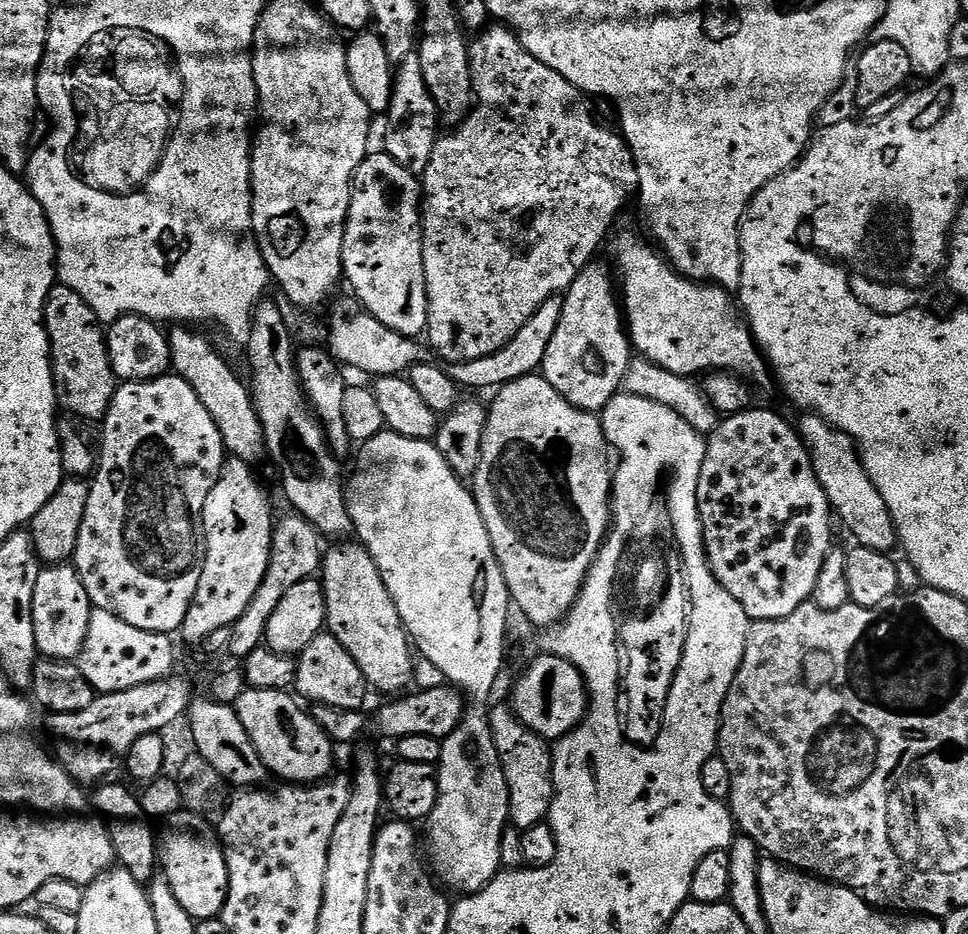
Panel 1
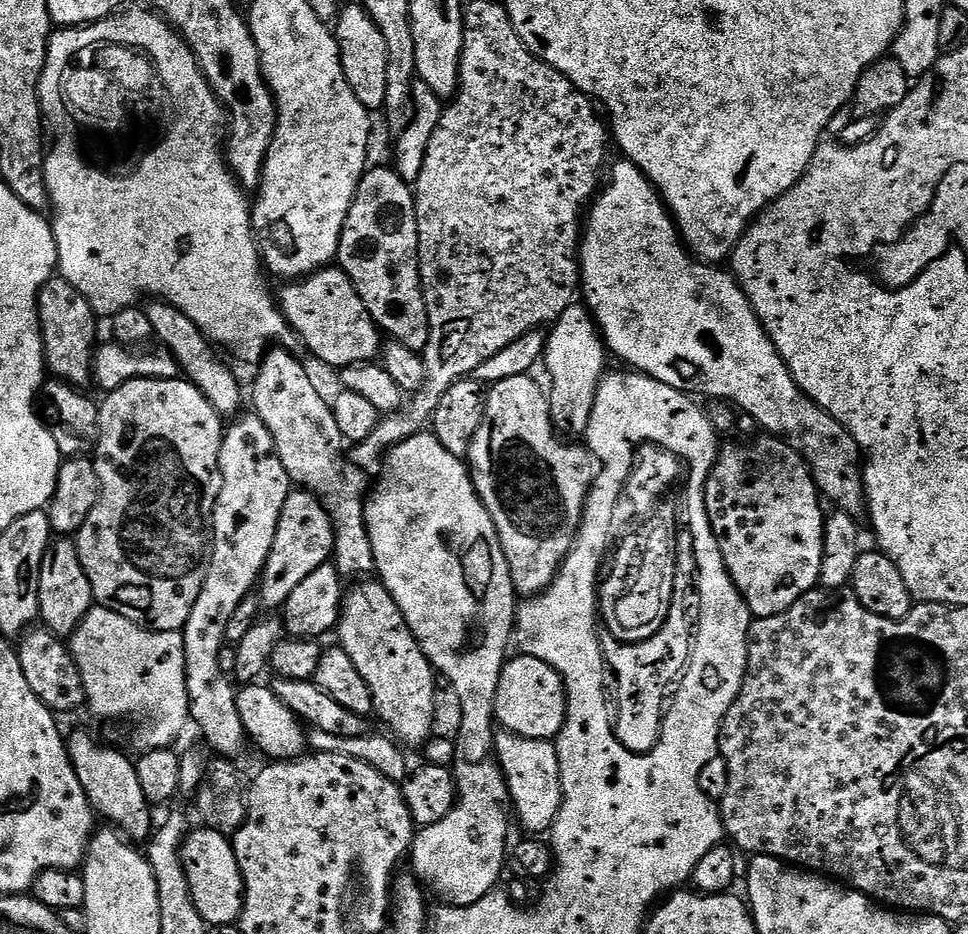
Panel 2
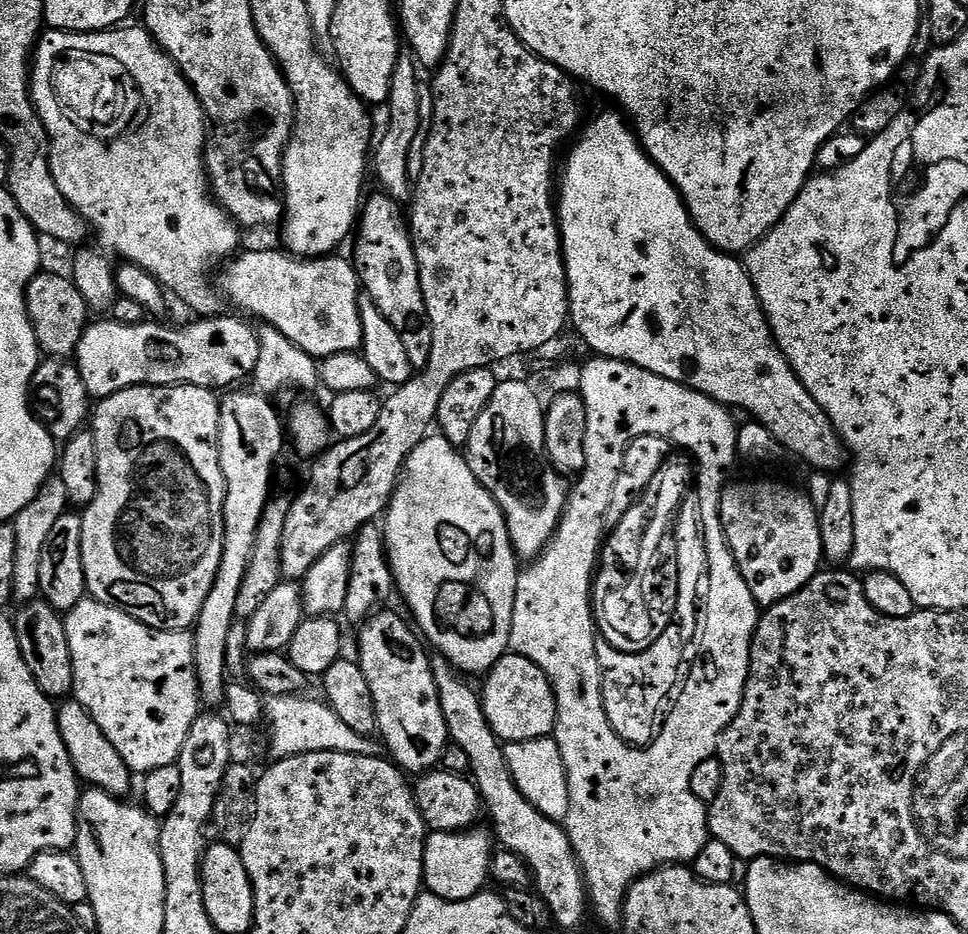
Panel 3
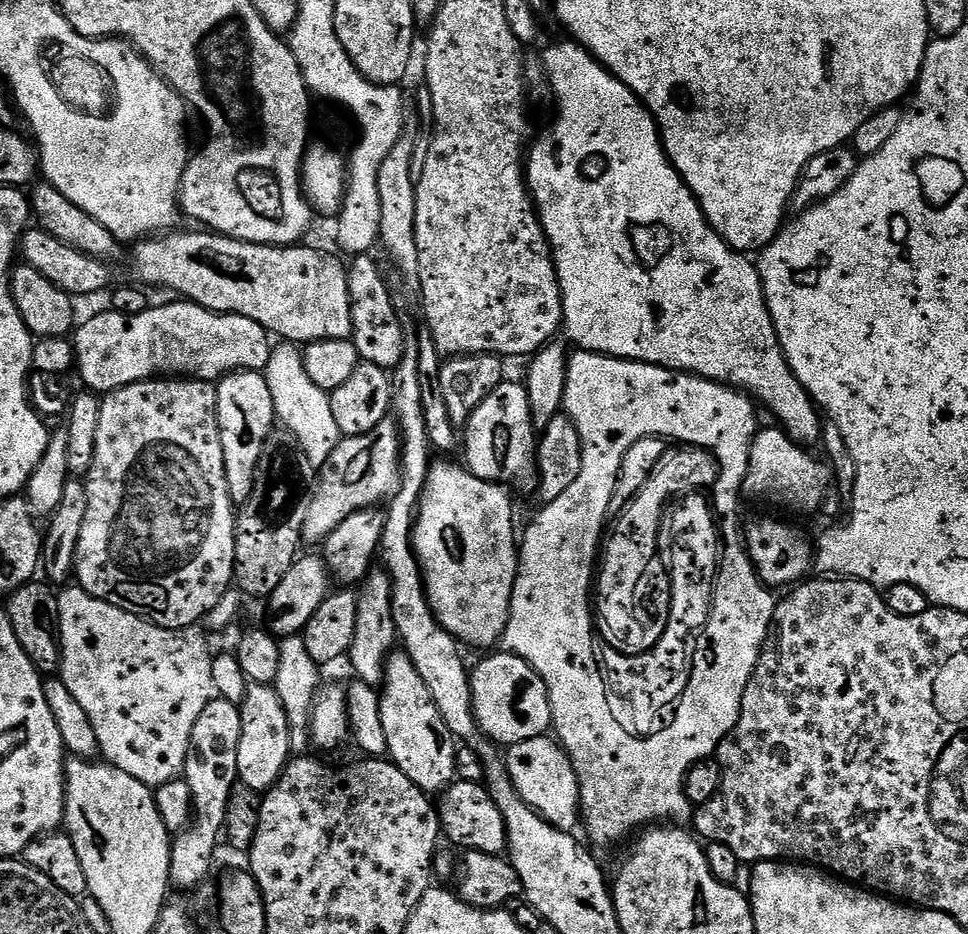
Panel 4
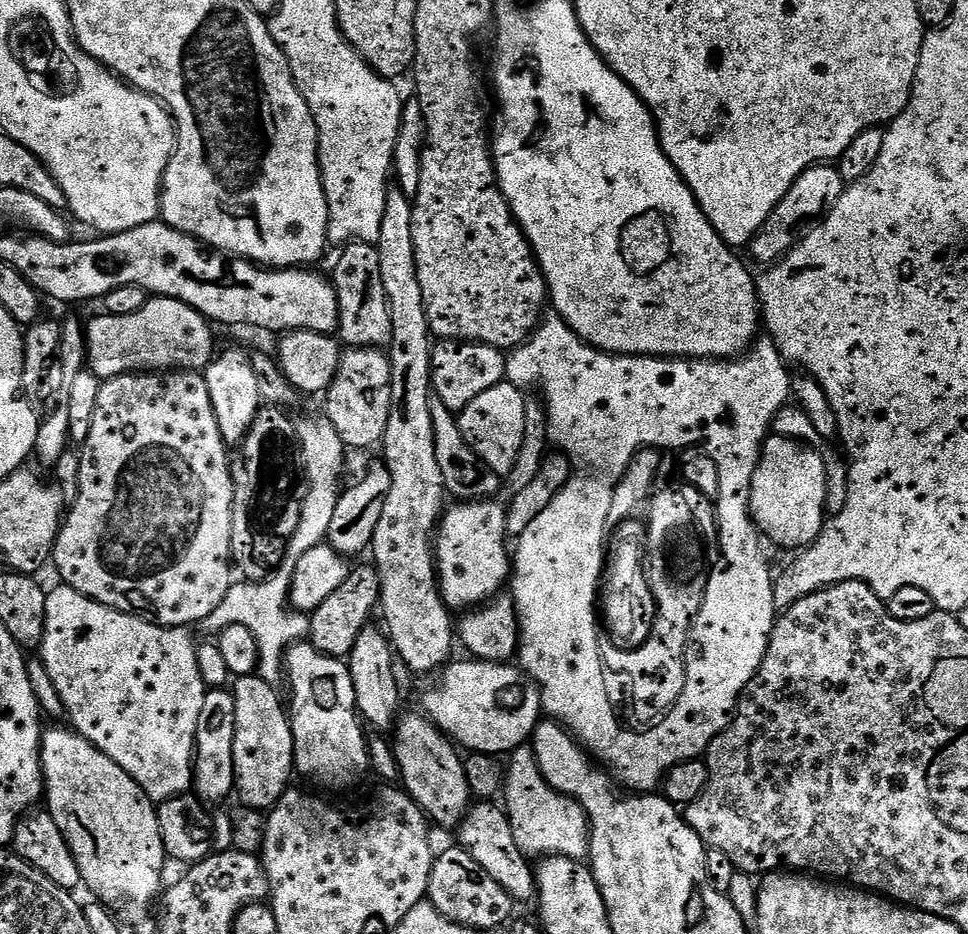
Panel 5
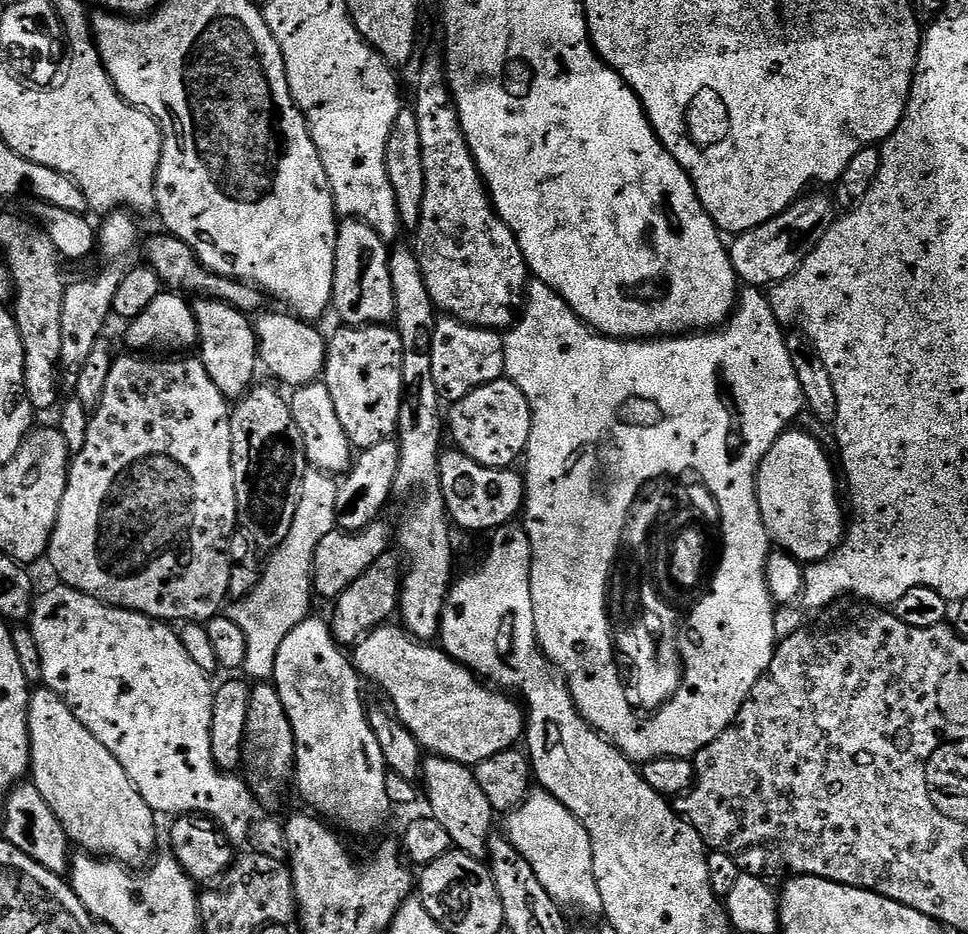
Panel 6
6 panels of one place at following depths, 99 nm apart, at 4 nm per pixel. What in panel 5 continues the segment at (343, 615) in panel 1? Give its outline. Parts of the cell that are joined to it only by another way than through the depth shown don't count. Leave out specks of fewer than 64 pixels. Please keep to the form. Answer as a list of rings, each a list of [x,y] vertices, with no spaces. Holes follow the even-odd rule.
[[[419,711],[401,715],[394,729],[394,751],[400,767],[400,780],[413,802],[428,815],[433,825],[455,829],[473,799],[466,782],[466,770],[457,745],[449,740],[427,716]]]

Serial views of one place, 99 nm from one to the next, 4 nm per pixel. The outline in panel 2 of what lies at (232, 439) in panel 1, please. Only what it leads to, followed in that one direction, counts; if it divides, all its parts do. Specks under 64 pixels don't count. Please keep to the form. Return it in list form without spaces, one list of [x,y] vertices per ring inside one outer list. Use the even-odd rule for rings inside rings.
[[[153,299],[149,304],[152,305],[147,305],[146,311],[155,339],[172,353],[179,364],[179,371],[191,380],[194,386],[198,386],[202,394],[206,394],[210,406],[214,406],[214,410],[218,410],[221,417],[235,417],[241,411],[240,384],[236,381],[235,374],[216,357],[217,349],[208,337],[193,320],[186,318],[186,314],[182,314],[182,310],[178,310],[174,305],[158,299]]]

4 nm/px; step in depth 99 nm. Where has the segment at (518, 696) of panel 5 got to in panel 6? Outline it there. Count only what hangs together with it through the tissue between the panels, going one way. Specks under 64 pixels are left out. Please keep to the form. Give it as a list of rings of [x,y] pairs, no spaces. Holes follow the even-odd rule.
[[[389,622],[369,632],[355,645],[356,653],[351,653],[350,659],[367,683],[369,680],[377,684],[388,695],[387,703],[394,709],[396,719],[414,734],[421,749],[475,766],[513,747],[516,739],[525,735],[525,709],[508,697],[511,695],[489,686],[443,648],[418,640],[394,625]]]

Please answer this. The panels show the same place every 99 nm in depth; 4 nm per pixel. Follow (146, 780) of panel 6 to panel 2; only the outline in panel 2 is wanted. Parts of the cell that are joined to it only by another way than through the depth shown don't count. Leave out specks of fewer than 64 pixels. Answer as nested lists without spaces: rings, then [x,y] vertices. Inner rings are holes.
[[[94,606],[84,616],[84,621],[80,627],[72,633],[70,637],[70,647],[72,657],[76,659],[78,670],[82,674],[82,686],[84,687],[84,699],[86,701],[87,711],[92,711],[94,715],[101,716],[104,720],[120,720],[123,716],[141,716],[143,720],[140,726],[140,733],[136,736],[136,744],[140,750],[155,750],[157,748],[172,748],[175,740],[184,732],[184,727],[189,727],[190,713],[188,710],[188,679],[186,678],[186,654],[184,653],[184,633],[178,632],[152,632],[148,628],[138,626],[130,622],[130,618],[122,618],[109,608]]]

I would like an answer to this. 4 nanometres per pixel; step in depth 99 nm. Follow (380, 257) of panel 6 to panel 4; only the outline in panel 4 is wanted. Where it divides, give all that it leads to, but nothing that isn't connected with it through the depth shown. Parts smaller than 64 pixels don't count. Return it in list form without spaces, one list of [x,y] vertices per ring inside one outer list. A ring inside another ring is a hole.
[[[371,255],[355,257],[347,265],[348,289],[350,290],[350,322],[352,323],[351,342],[358,350],[361,361],[373,364],[385,370],[397,368],[404,357],[406,333],[400,325],[400,316],[396,313],[396,304],[392,301],[392,292],[384,281],[378,265]]]

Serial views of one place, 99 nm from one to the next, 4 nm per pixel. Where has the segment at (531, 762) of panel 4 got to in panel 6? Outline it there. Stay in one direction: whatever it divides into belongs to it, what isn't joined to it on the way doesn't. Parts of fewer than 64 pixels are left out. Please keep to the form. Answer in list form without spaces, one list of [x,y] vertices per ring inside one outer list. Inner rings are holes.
[[[533,790],[517,808],[507,813],[509,842],[530,862],[538,882],[546,886],[546,894],[565,909],[577,908],[588,916],[599,917],[604,911],[602,894],[598,892],[598,882],[594,878],[594,854],[590,846],[590,834],[574,818],[574,814],[554,794],[543,790]]]

